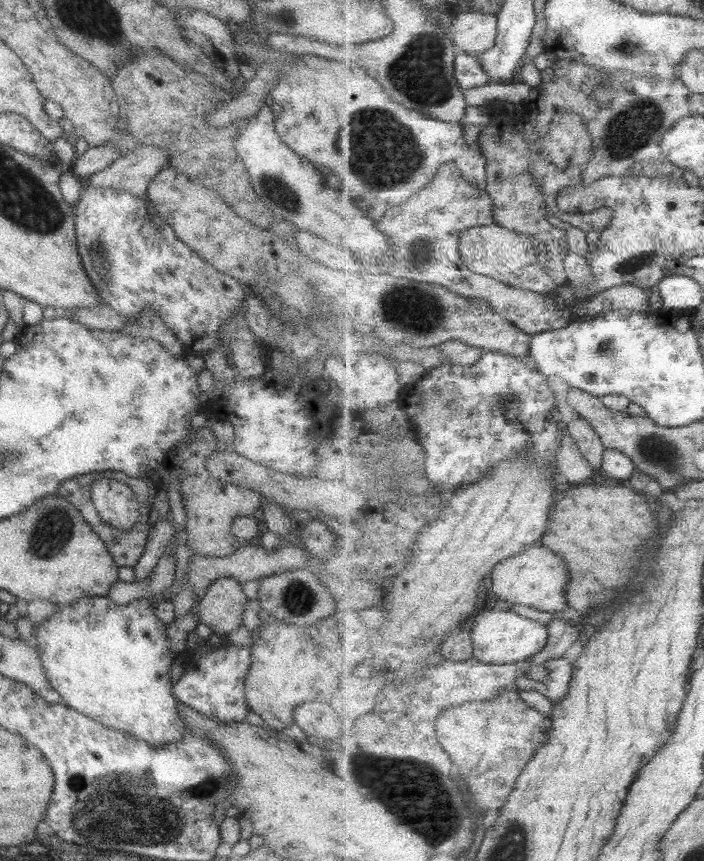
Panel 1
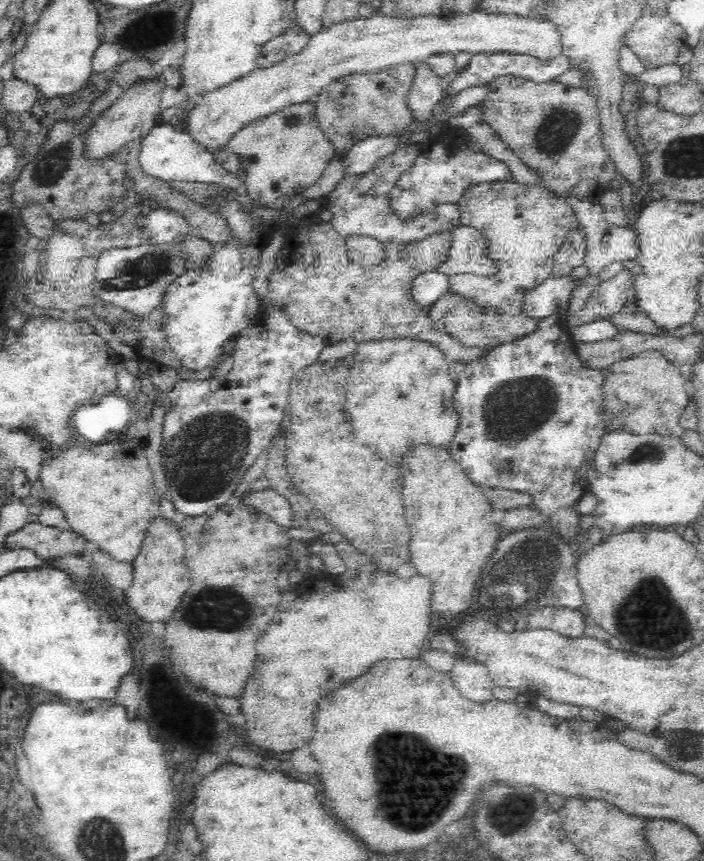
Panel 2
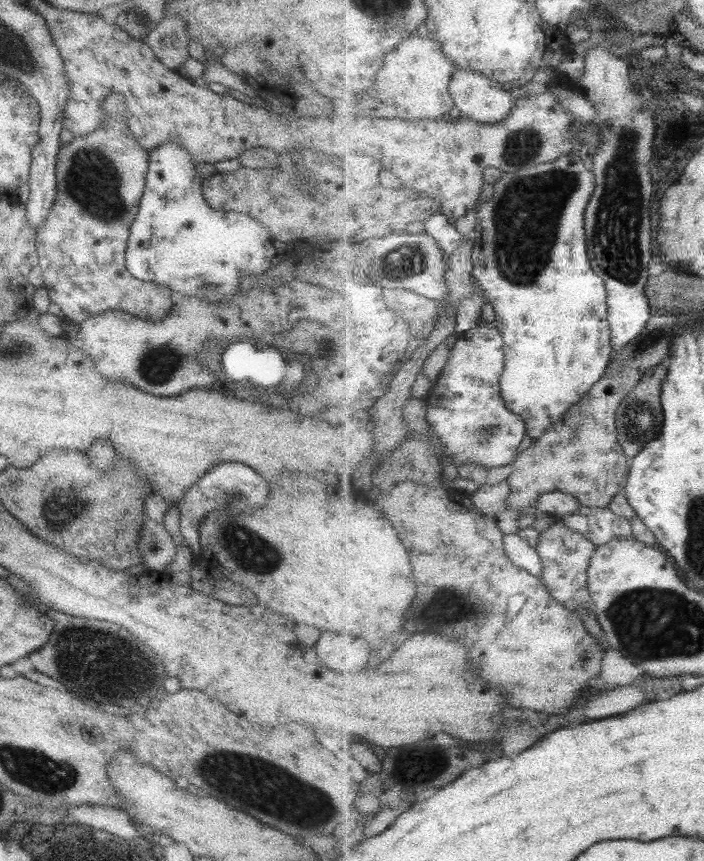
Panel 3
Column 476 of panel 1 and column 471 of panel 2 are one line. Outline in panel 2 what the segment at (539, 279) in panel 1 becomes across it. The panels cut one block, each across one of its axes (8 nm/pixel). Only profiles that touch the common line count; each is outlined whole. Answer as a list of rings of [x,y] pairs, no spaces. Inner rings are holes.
[[[459,225],[449,231],[451,248],[447,259],[438,264],[437,272],[454,276],[454,274],[477,274],[492,276],[498,269],[487,258],[485,240],[475,228]]]

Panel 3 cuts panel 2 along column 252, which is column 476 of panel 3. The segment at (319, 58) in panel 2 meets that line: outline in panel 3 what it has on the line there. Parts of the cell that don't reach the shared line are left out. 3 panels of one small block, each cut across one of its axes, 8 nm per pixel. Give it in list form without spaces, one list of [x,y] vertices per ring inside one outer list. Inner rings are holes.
[[[473,69],[454,72],[450,93],[461,115],[485,124],[503,120],[510,113],[514,101],[503,84],[493,82]]]

